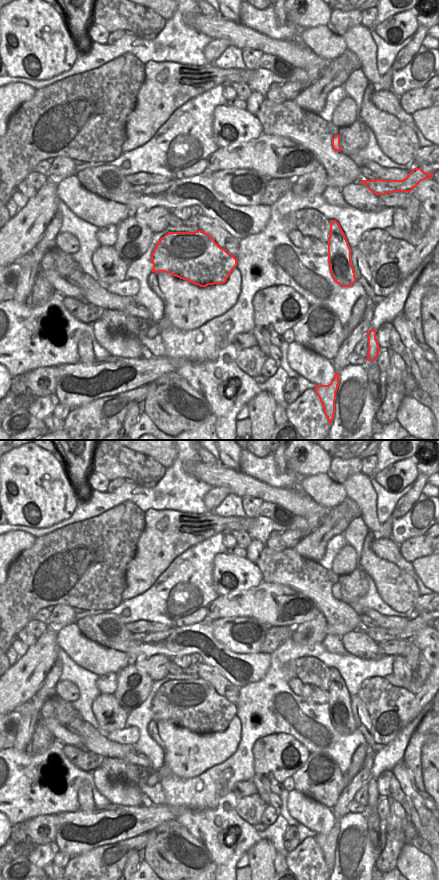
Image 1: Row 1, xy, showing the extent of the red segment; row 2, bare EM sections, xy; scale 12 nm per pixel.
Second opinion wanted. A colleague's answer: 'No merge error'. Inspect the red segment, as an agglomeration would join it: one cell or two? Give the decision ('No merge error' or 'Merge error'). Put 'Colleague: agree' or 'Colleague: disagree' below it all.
Merge error
Colleague: disagree

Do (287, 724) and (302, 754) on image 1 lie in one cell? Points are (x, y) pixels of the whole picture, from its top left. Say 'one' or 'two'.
two

